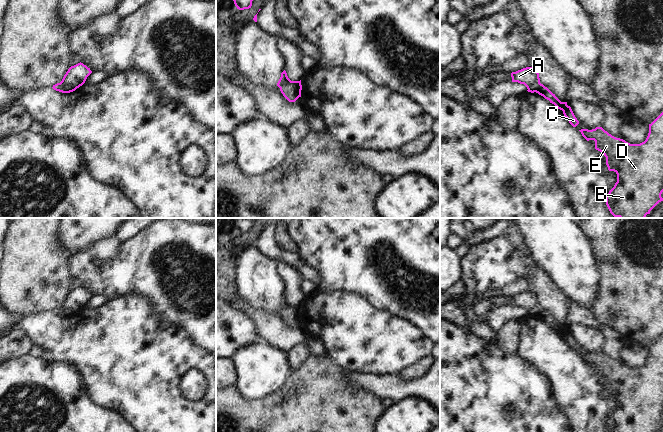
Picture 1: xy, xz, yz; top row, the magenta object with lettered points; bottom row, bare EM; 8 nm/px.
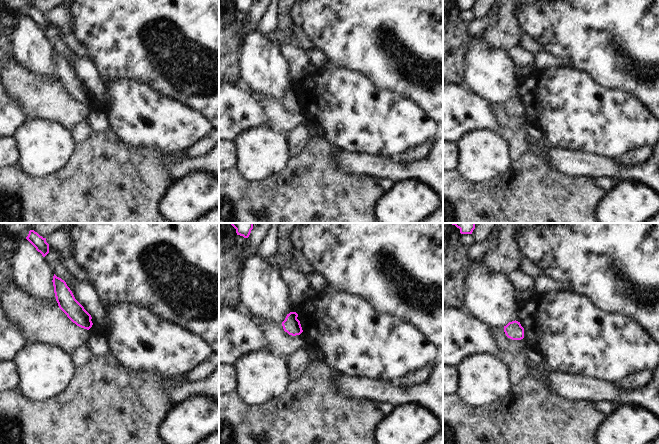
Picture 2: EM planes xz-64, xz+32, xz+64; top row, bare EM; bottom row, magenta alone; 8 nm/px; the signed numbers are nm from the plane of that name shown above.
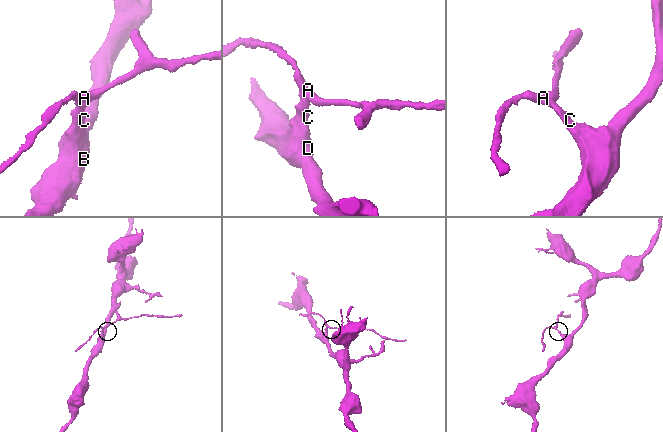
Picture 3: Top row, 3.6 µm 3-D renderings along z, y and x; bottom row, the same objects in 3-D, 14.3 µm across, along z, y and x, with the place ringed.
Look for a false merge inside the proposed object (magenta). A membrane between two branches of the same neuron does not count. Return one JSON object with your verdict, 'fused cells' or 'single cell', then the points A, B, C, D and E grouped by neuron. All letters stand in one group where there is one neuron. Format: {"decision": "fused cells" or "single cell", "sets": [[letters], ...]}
{"decision": "fused cells", "sets": [["A"], ["B", "C", "D", "E"]]}

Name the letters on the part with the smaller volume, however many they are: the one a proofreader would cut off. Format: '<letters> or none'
A

